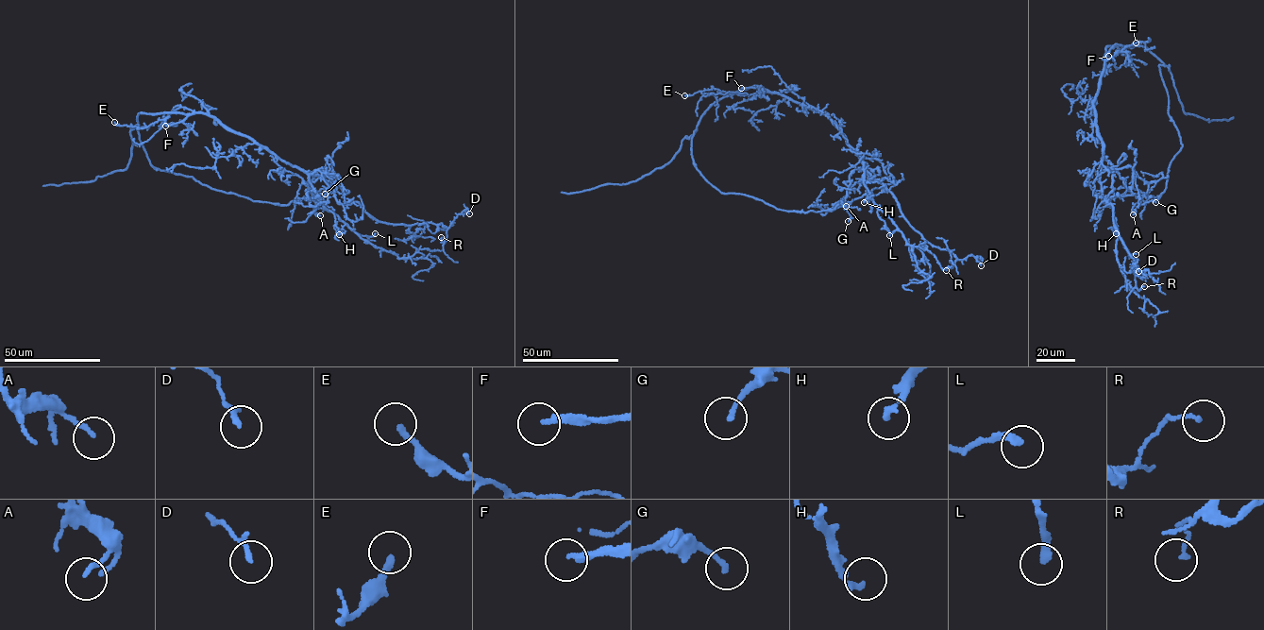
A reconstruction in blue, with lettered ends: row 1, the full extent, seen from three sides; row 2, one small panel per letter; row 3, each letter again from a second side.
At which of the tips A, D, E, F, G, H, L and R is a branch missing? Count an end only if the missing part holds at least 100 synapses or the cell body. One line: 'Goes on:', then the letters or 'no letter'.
Goes on: F

